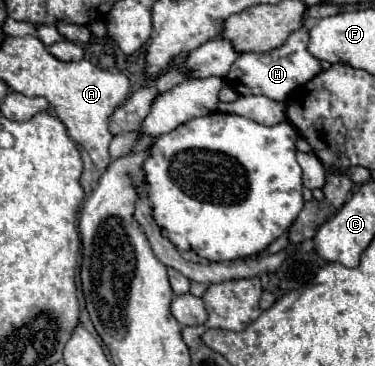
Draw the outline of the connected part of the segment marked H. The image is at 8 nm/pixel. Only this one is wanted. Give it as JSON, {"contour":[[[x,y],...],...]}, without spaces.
{"contour":[[[300,28],[276,50],[262,52],[262,54],[242,54],[226,74],[228,84],[238,94],[254,94],[254,96],[268,96],[274,100],[286,100],[288,94],[306,84],[320,72],[320,60],[308,52],[308,30]]]}

